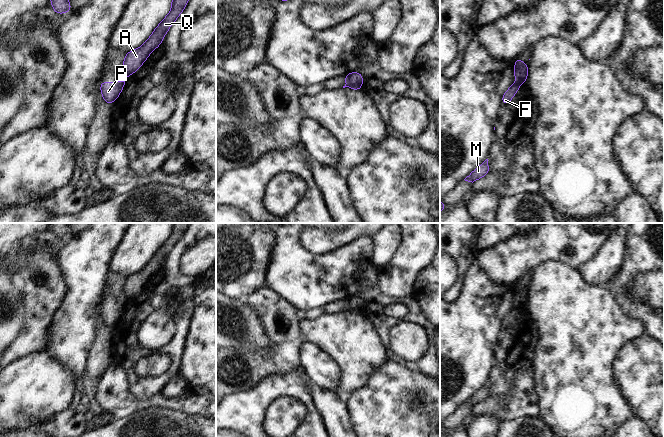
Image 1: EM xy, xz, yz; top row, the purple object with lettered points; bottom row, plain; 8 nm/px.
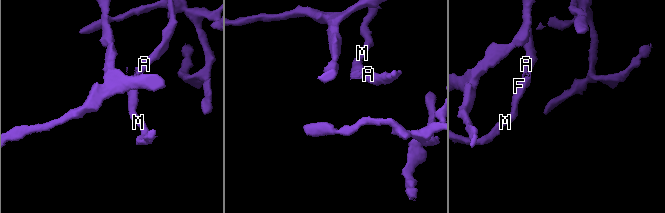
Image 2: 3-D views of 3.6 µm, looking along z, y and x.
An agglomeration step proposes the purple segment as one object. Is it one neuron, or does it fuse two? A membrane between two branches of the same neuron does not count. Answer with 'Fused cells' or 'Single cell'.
Fused cells

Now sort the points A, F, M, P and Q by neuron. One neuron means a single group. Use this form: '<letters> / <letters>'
A Q / F M P

